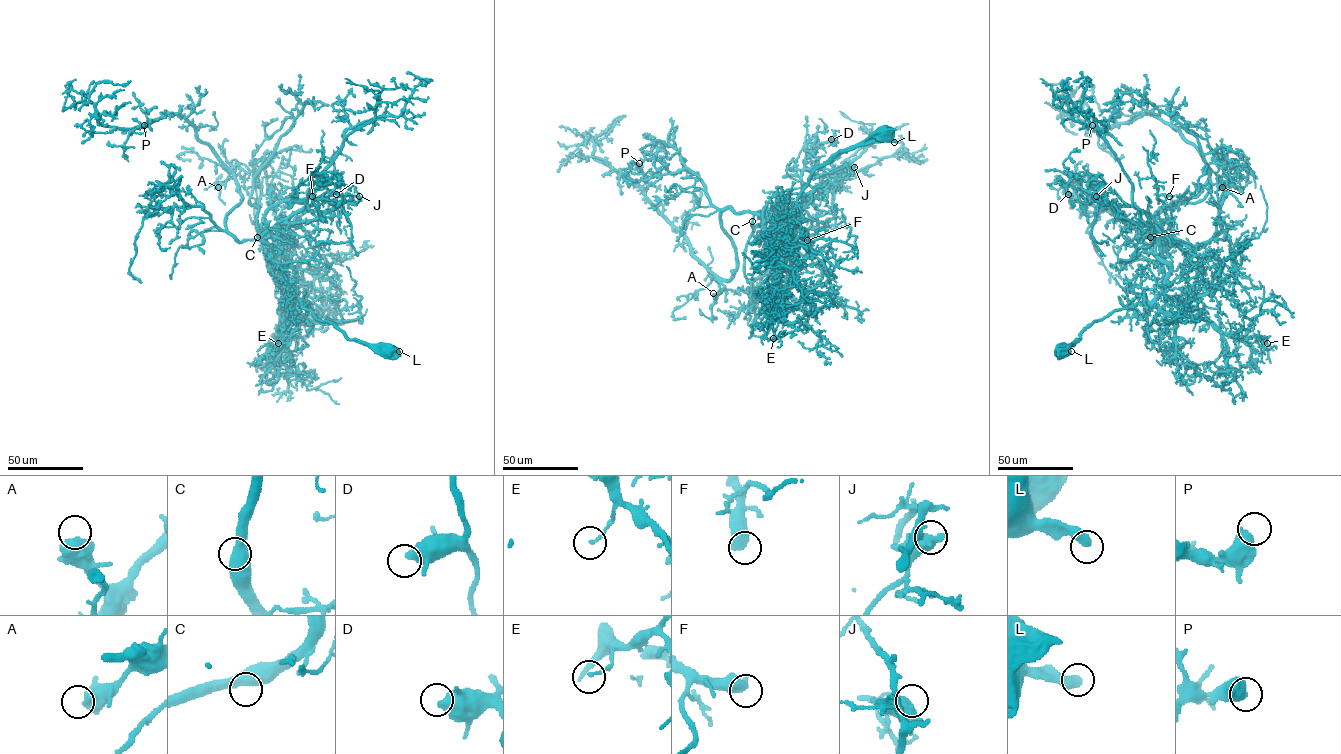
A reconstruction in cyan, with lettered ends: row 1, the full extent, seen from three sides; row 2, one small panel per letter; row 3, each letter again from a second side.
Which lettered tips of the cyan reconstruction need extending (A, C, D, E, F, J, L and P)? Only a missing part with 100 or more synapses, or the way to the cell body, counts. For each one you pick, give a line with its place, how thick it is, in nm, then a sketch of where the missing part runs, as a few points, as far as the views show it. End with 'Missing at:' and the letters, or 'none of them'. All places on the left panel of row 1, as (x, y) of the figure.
F: (312, 196) | 600 nm | (312, 196), (313, 189), (329, 181)
Missing at: F

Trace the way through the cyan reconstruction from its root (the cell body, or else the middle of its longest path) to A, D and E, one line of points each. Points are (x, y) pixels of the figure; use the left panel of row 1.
A: (388, 350), (349, 340), (299, 304), (285, 257), (228, 231), (241, 193), (226, 168), (218, 187)
D: (388, 350), (320, 321), (274, 272), (274, 238), (308, 208), (311, 176), (333, 171), (336, 194)
E: (388, 350), (349, 340), (330, 322), (320, 321), (301, 304), (281, 322), (275, 337), (279, 337), (278, 343)

